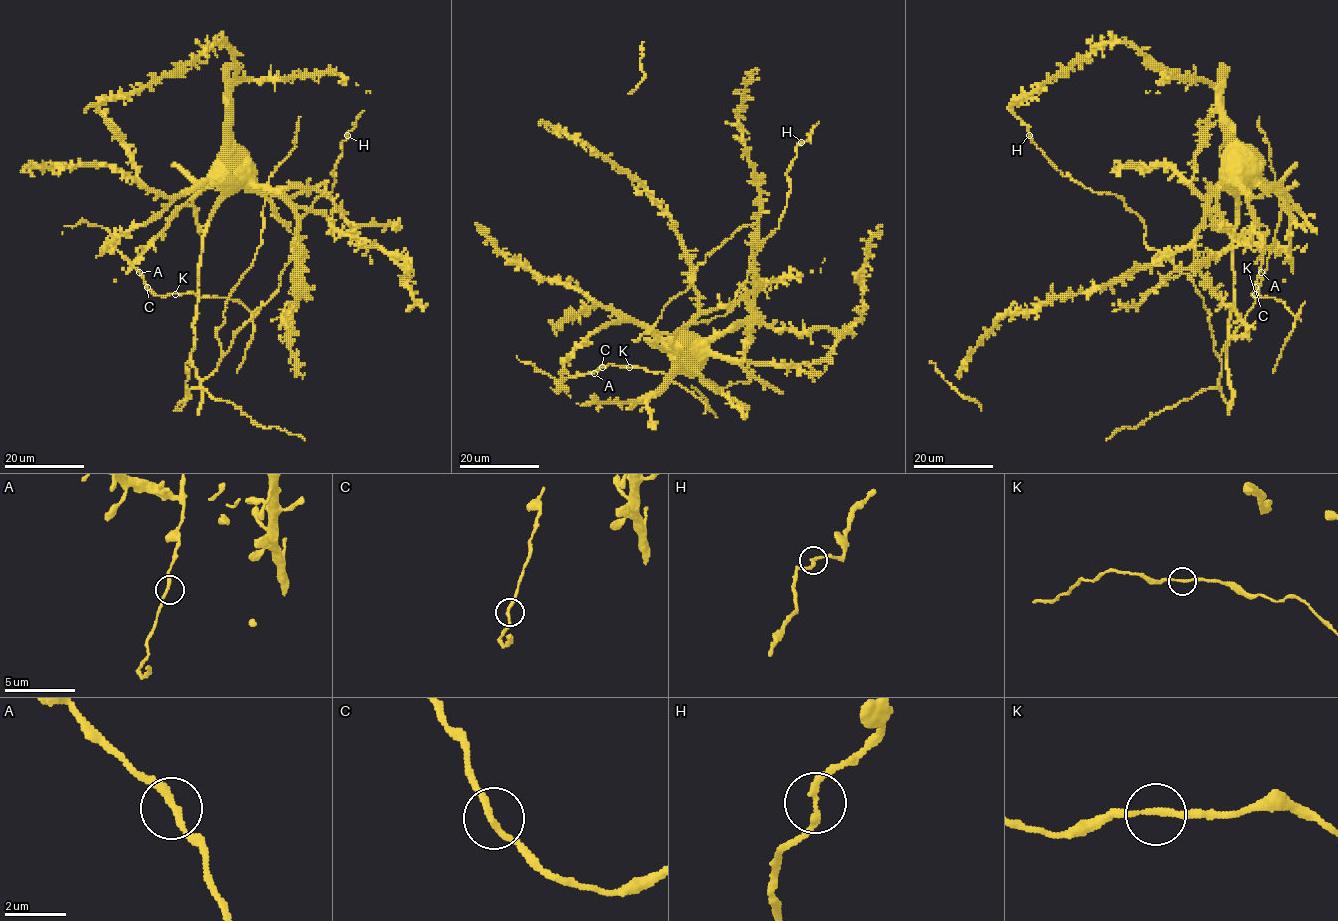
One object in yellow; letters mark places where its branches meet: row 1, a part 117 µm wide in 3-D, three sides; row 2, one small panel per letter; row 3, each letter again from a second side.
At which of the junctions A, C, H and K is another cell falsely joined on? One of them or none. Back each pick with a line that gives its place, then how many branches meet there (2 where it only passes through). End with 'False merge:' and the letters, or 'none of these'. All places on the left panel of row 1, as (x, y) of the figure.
False merge: none of these

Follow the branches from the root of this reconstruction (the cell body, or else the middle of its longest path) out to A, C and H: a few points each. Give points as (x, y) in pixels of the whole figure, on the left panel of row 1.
A: (238, 151), (232, 148), (195, 187), (109, 243), (114, 242), (139, 272)
C: (238, 151), (232, 148), (195, 187), (109, 243), (114, 242), (147, 287)
H: (238, 151), (251, 180), (293, 209), (299, 257), (300, 219), (332, 192), (347, 135)

